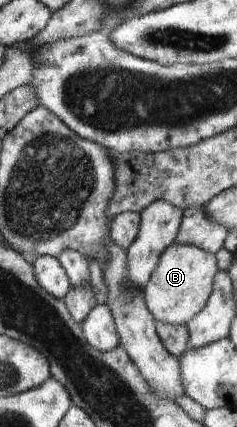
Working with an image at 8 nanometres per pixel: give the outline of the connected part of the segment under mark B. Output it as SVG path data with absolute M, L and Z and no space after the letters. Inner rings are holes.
M171 244L162 251L155 269L142 287L142 295L149 313L166 324L186 324L197 315L212 290L213 276L218 270L214 254L191 244Z

